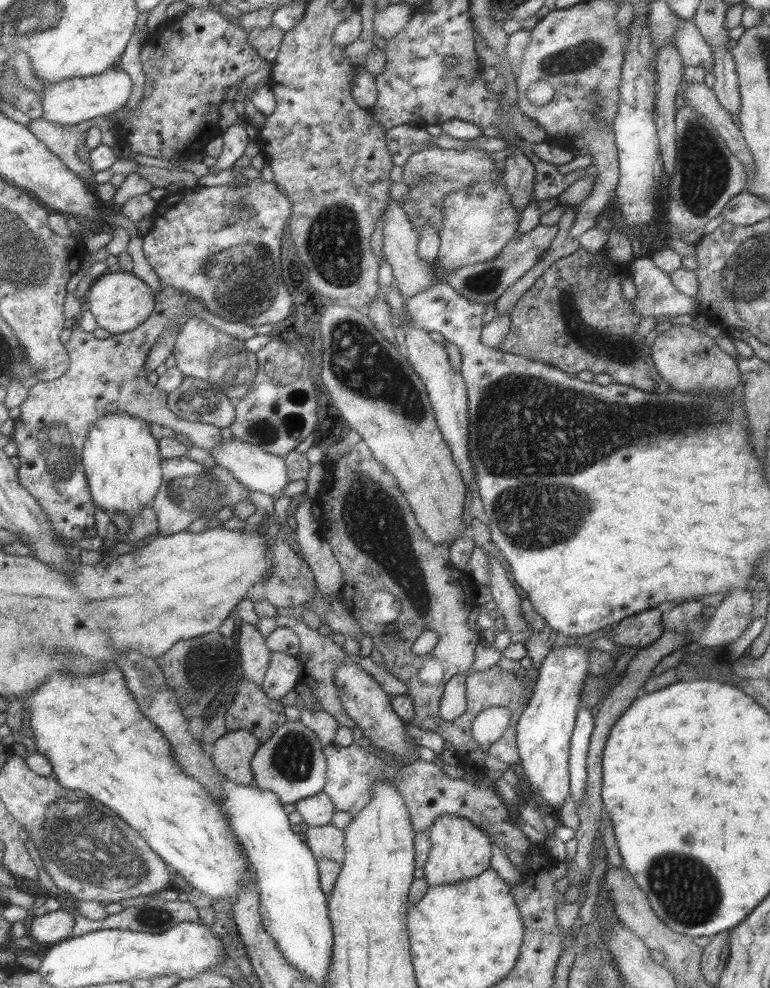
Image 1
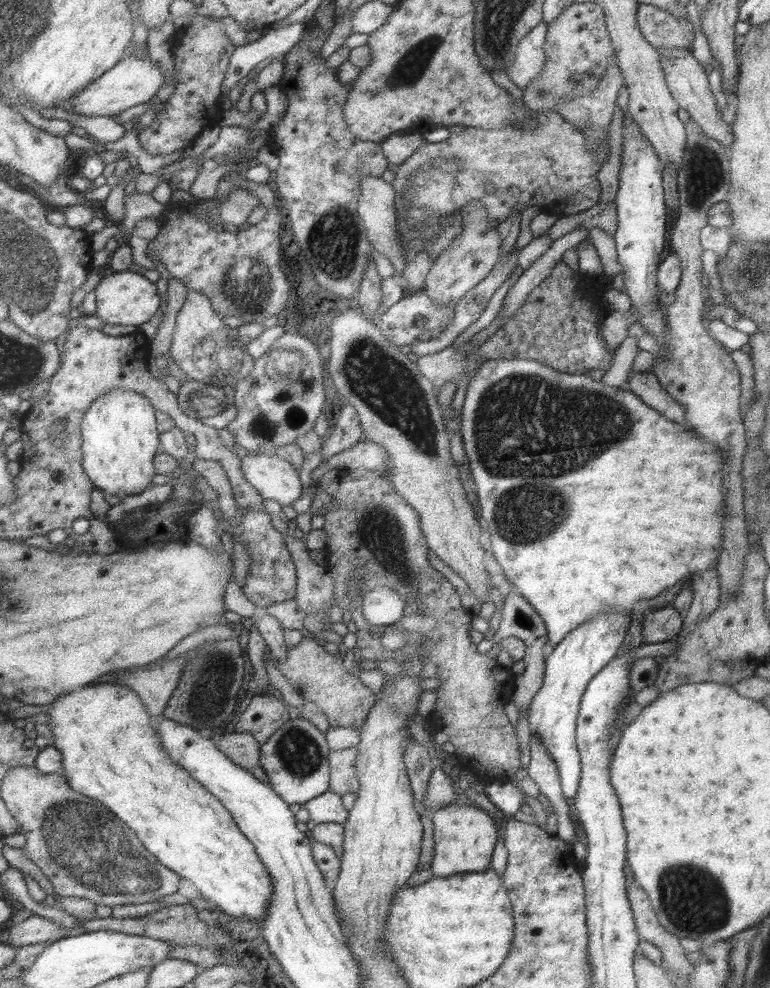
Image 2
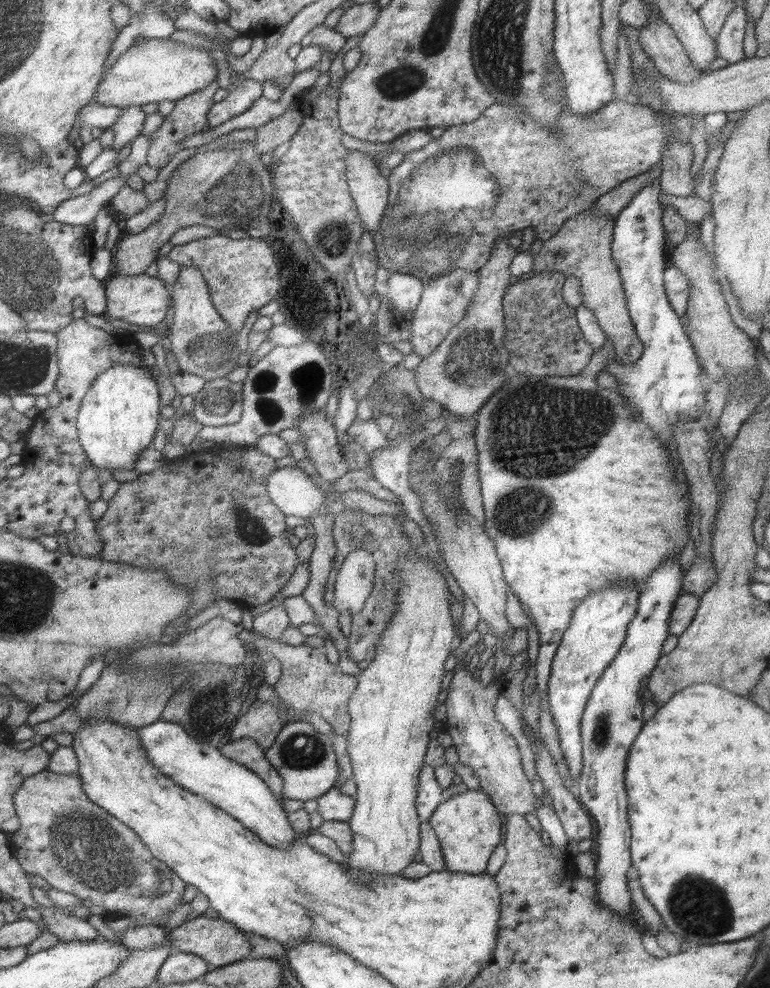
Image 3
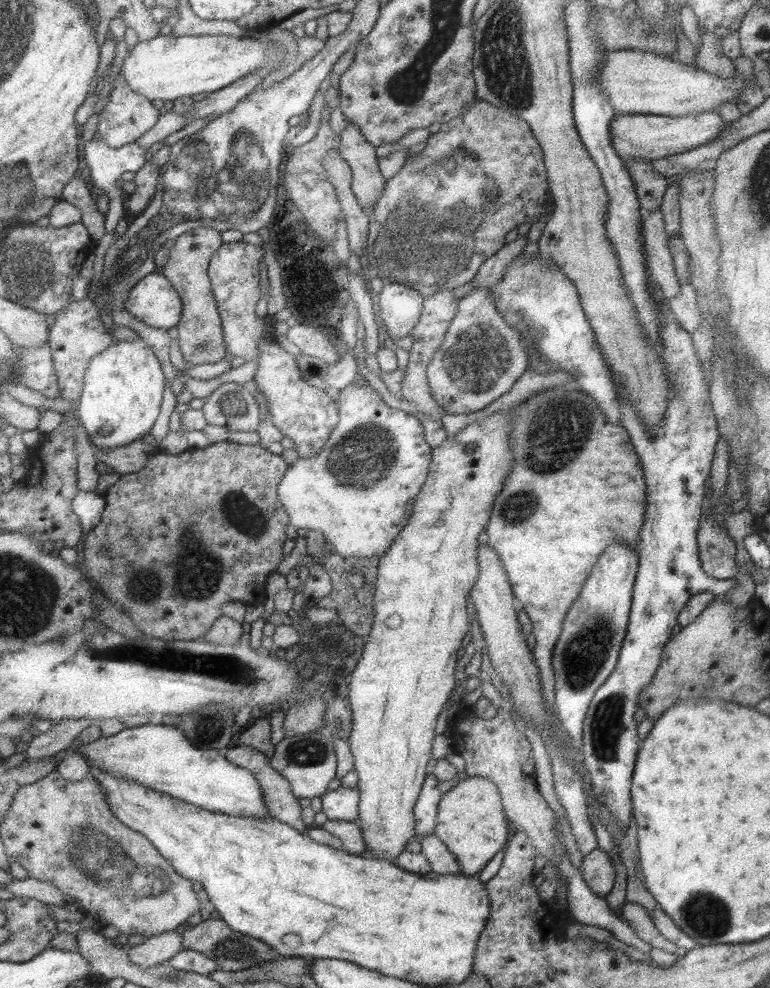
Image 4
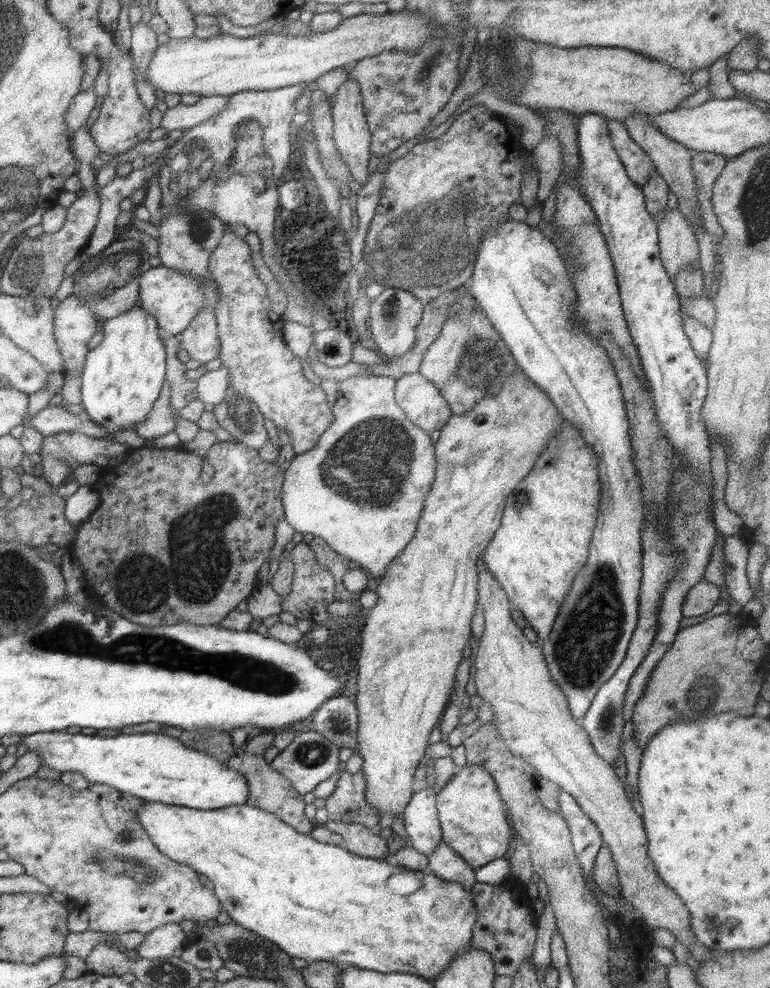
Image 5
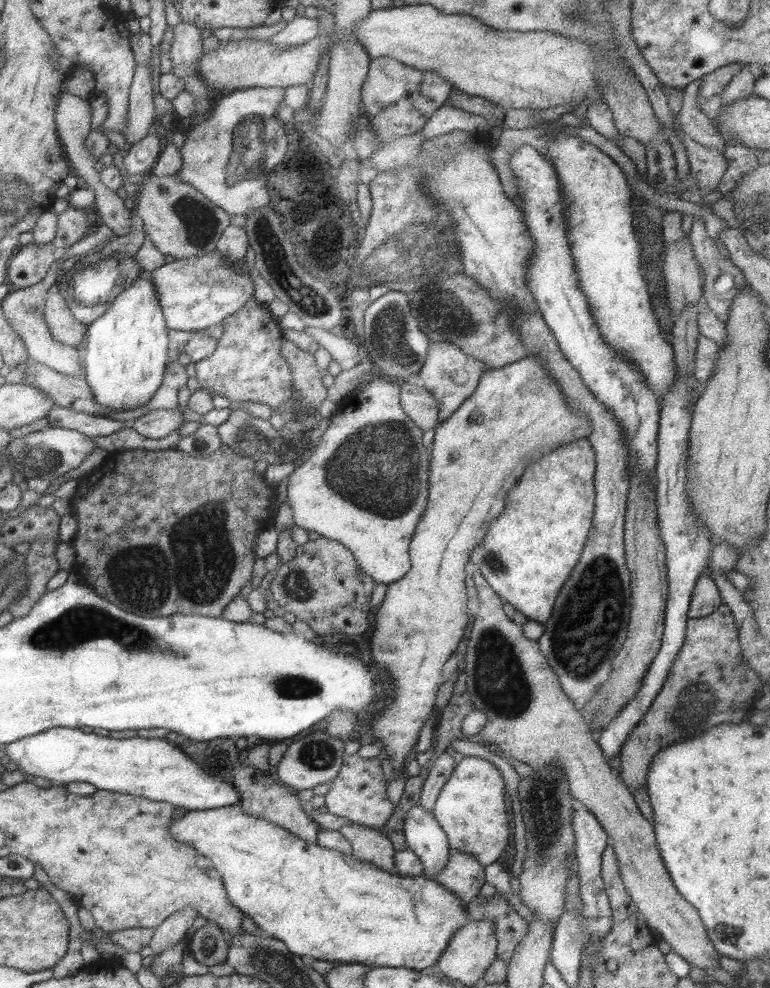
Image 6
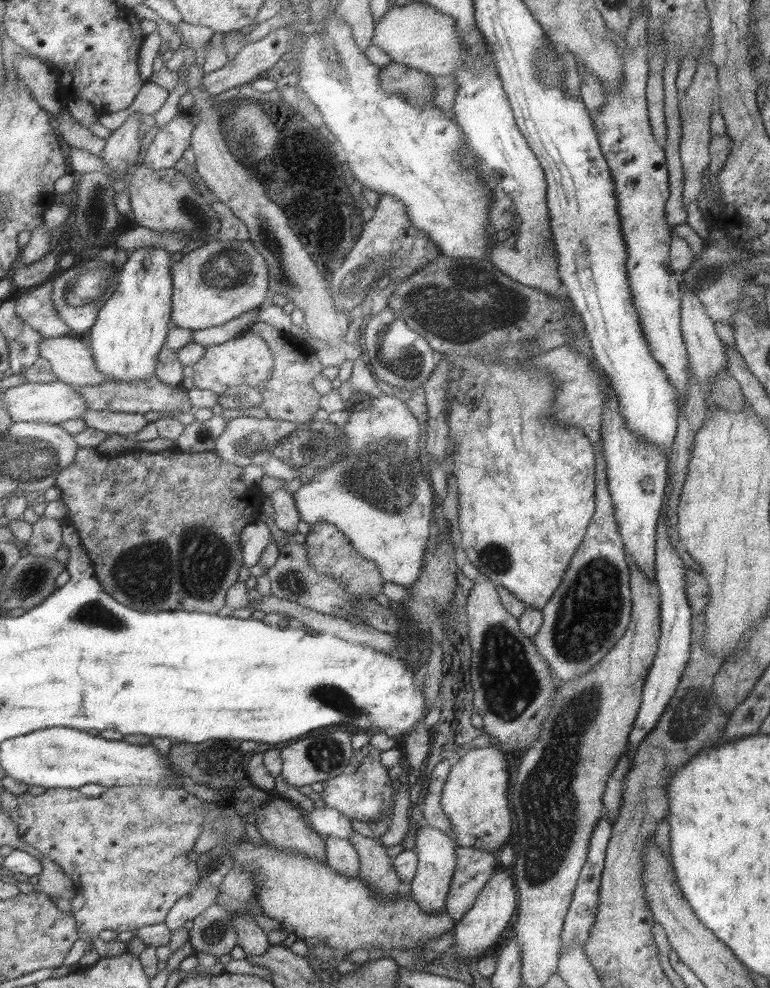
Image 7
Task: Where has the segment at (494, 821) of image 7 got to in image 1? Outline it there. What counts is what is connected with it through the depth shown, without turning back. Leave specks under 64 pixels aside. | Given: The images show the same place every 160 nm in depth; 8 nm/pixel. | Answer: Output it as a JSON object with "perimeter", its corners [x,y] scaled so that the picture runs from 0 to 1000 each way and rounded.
{"perimeter":[[[570,826],[556,839],[558,859],[549,877],[555,898],[591,895],[619,888],[636,878],[640,854],[634,844],[616,836],[612,831],[591,826]]]}

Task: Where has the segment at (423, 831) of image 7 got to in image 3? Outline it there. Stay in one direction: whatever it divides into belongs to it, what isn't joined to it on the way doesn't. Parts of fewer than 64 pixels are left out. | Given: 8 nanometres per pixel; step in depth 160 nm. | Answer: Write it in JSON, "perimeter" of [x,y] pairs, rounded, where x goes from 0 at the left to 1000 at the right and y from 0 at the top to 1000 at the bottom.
{"perimeter":[[[549,773],[542,787],[540,824],[545,832],[556,832],[568,814],[574,812],[573,798],[565,788],[562,777]]]}

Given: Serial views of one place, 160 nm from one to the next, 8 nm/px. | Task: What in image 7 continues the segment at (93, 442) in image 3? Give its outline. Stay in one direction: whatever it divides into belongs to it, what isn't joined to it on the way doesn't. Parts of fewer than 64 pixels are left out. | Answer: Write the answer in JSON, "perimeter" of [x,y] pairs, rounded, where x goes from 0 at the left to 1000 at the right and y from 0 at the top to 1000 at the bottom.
{"perimeter":[[[199,249],[181,250],[168,255],[165,265],[155,273],[152,291],[126,316],[126,323],[116,332],[113,348],[119,354],[125,373],[142,386],[173,387],[174,385],[191,385],[200,381],[204,359],[214,347],[222,330],[222,269],[225,265],[219,258],[213,252]]]}

